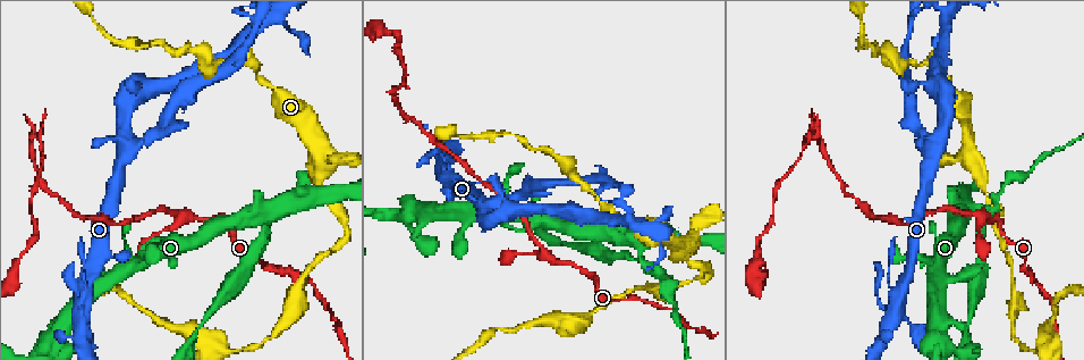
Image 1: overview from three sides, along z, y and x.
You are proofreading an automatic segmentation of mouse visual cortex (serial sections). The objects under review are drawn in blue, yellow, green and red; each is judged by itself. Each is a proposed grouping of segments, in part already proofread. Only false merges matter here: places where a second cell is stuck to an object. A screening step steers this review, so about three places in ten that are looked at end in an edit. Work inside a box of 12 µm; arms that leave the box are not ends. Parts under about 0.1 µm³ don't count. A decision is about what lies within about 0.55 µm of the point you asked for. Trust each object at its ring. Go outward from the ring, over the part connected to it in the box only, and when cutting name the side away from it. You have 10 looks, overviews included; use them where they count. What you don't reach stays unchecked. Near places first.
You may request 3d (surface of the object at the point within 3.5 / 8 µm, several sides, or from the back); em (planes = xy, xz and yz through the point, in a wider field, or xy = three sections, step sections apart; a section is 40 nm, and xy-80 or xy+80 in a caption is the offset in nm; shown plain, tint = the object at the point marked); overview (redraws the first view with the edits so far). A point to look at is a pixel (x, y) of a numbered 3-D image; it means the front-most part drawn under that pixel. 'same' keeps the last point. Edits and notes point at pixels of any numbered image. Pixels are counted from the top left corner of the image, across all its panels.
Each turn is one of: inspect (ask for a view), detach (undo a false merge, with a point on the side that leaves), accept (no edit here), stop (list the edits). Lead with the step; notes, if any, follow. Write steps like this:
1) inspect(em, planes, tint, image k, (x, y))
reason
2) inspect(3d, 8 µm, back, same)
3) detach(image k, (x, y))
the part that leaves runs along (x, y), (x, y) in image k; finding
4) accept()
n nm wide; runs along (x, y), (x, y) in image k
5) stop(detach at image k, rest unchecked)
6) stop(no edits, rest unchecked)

inspect(3d, 3.5 µm, image 1, (251, 61))
abrupt turn

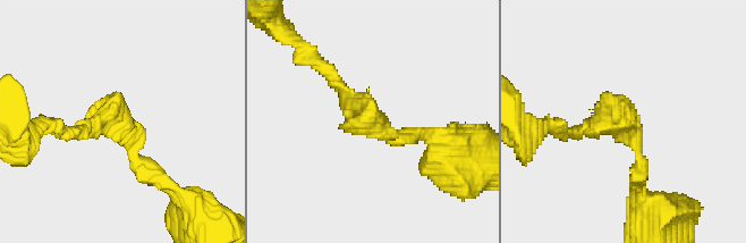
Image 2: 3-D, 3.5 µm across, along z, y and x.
inspect(em, xy, step 1, tint, image 2, (117, 122))

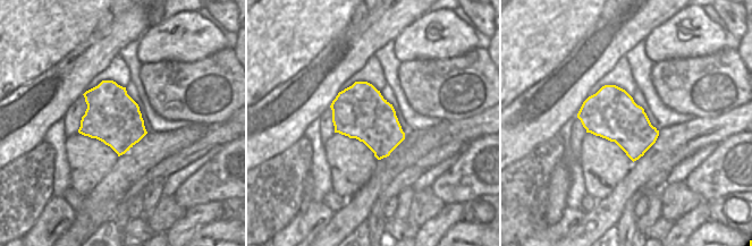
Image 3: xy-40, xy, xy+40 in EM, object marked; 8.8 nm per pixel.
accept()
480 nm wide; runs along (413, 134), (367, 123), (322, 67) in image 2; one cell here

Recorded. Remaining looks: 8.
inspect(3d, 3.5 µm, image 1, (901, 66))
sudden change in width

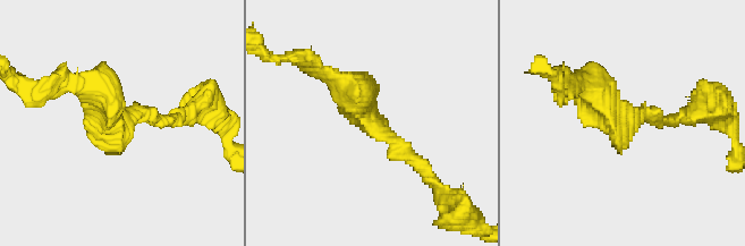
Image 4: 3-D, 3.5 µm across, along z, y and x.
inspect(em, xy, step 5, plain, image 4, (114, 123))
arms of 200, 450 nm

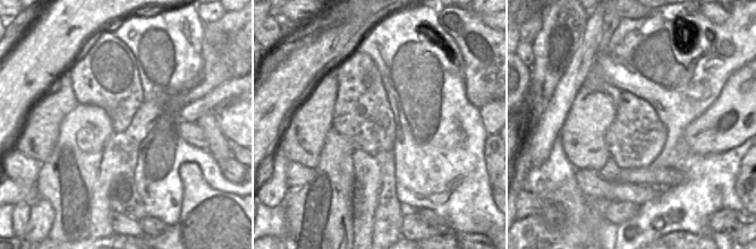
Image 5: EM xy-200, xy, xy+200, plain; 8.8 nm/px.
inspect(em, xy, step 5, tint, same)
where the object lies

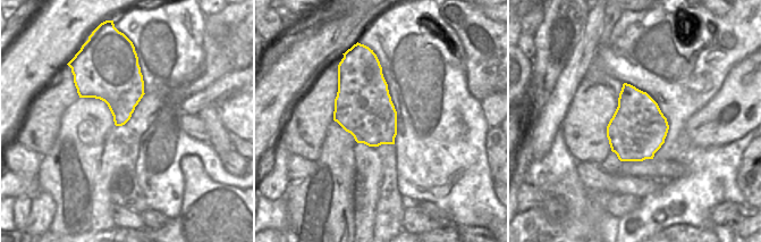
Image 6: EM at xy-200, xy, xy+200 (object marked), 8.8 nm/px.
accept()
runs along (423, 169), (329, 76) in image 4; continuous, no second cell

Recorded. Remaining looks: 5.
inspect(3d, 8 µm, image 1, (159, 233))
a narrow waist

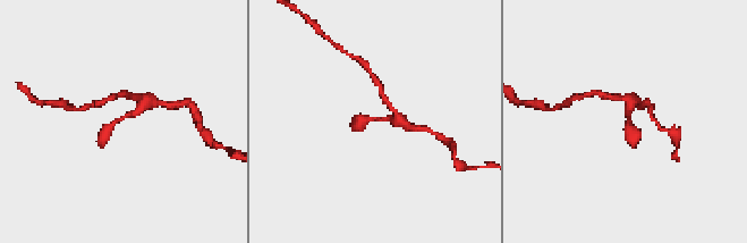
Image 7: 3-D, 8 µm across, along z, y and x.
inspect(3d, 3.5 µm, back, image 7, (376, 117))

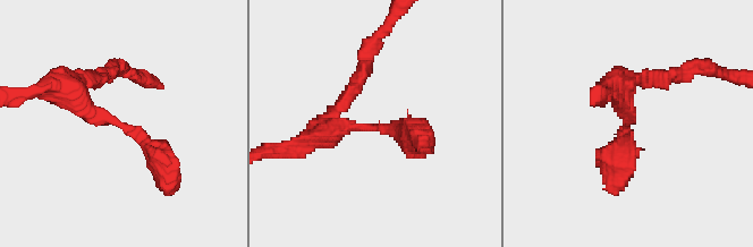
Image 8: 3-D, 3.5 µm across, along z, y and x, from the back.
inspect(em, xy, step 1, tint, image 8, (122, 126))

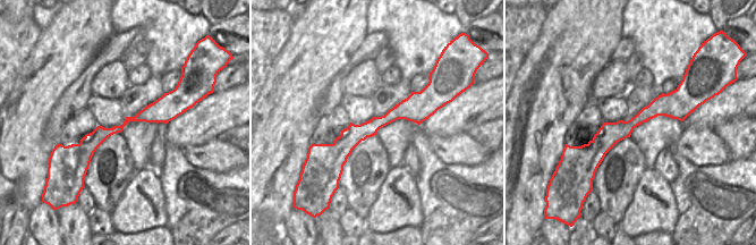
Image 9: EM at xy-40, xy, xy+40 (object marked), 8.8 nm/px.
accept()
one cell here

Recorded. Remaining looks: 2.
inspect(3d, 8 µm, image 1, (974, 206))

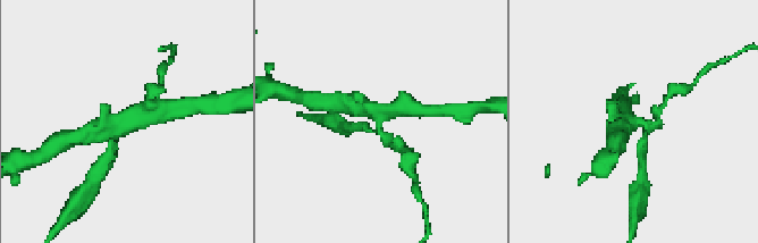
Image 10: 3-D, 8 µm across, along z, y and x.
inspect(em, xy, step 2, tint, image 10, (380, 120))

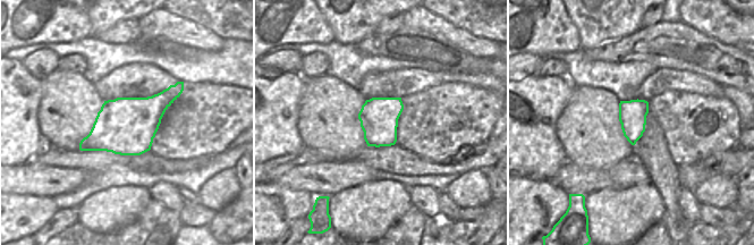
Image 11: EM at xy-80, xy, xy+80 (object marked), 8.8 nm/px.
detach(image 10, (114, 143))
340 nm wide; the part that leaves runs along (646, 125), (642, 164) in image 10; two cells meet here

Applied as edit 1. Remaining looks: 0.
stop(detach at image 10, rest unchecked)

